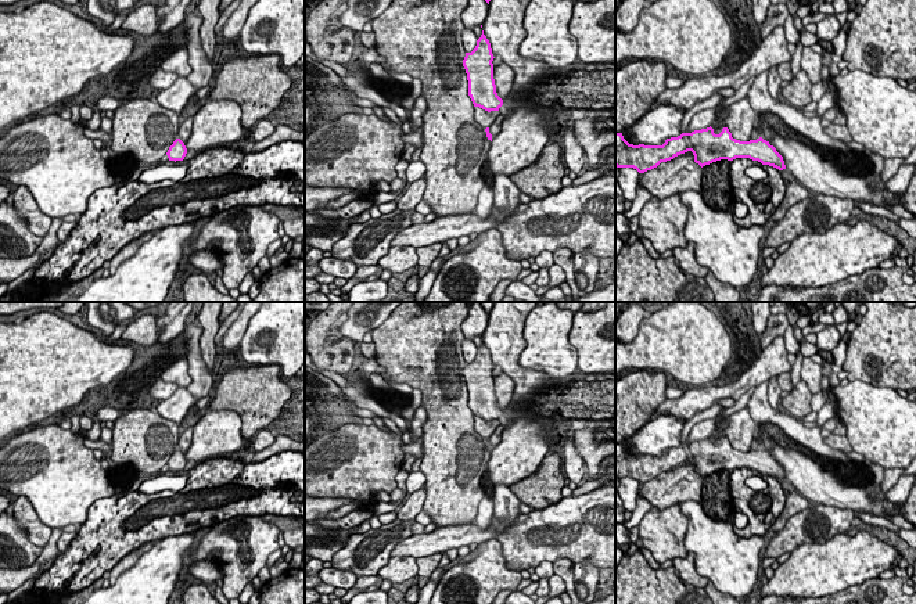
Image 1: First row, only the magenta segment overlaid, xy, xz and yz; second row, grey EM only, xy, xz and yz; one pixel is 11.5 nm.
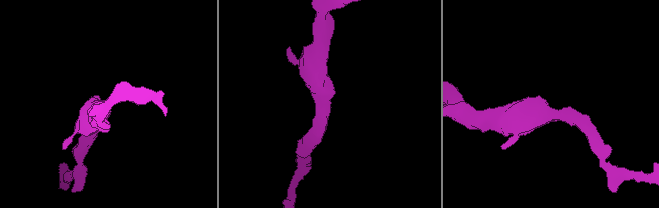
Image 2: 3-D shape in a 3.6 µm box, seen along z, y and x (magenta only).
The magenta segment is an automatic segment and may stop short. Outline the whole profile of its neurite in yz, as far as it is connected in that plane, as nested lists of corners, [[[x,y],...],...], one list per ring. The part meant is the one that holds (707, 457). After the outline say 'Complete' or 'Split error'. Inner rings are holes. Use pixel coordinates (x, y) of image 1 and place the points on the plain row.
[[[754,435],[751,445],[757,449],[740,452],[732,447],[728,438],[715,445],[710,436],[667,449],[662,456],[633,456],[624,449],[622,443],[615,442],[615,477],[633,478],[639,483],[644,483],[657,478],[661,472],[692,461],[694,472],[701,478],[721,470],[750,468],[779,481],[786,479],[783,467],[769,452],[761,447],[761,438]]]. Split error

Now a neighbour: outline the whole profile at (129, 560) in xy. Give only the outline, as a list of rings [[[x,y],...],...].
[[[148,542],[143,546],[140,546],[137,550],[126,554],[111,571],[109,571],[109,585],[114,585],[116,582],[116,579],[119,578],[119,575],[122,572],[125,572],[126,569],[132,568],[139,558],[148,551],[152,546],[155,544],[155,542]]]

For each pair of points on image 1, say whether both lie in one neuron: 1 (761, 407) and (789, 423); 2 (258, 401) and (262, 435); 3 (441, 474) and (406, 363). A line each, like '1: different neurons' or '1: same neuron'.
1: same neuron
2: different neurons
3: same neuron

